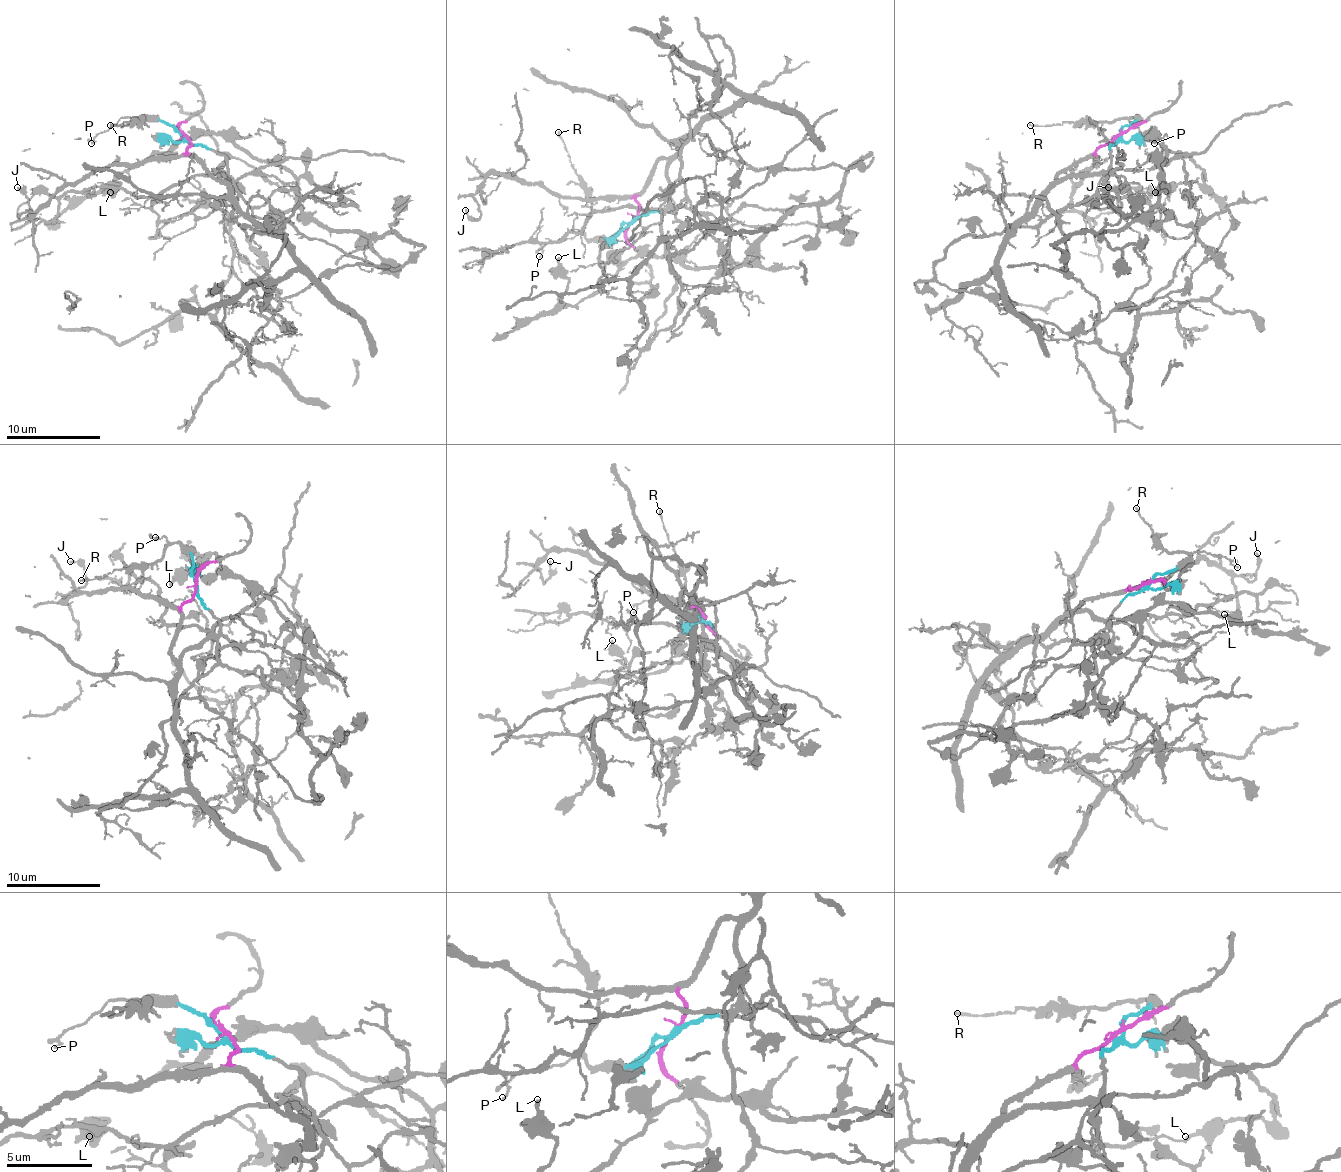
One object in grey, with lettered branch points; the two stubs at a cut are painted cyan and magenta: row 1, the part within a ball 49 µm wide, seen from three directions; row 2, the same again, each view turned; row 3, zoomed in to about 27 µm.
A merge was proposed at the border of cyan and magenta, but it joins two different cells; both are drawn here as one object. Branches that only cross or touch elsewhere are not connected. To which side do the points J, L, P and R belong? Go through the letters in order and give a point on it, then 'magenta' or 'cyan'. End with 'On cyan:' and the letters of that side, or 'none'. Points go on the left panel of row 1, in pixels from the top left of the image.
J: at (17, 187); magenta
L: at (110, 192); magenta
P: at (91, 143); cyan
R: at (110, 125); cyan
On cyan: P, R

